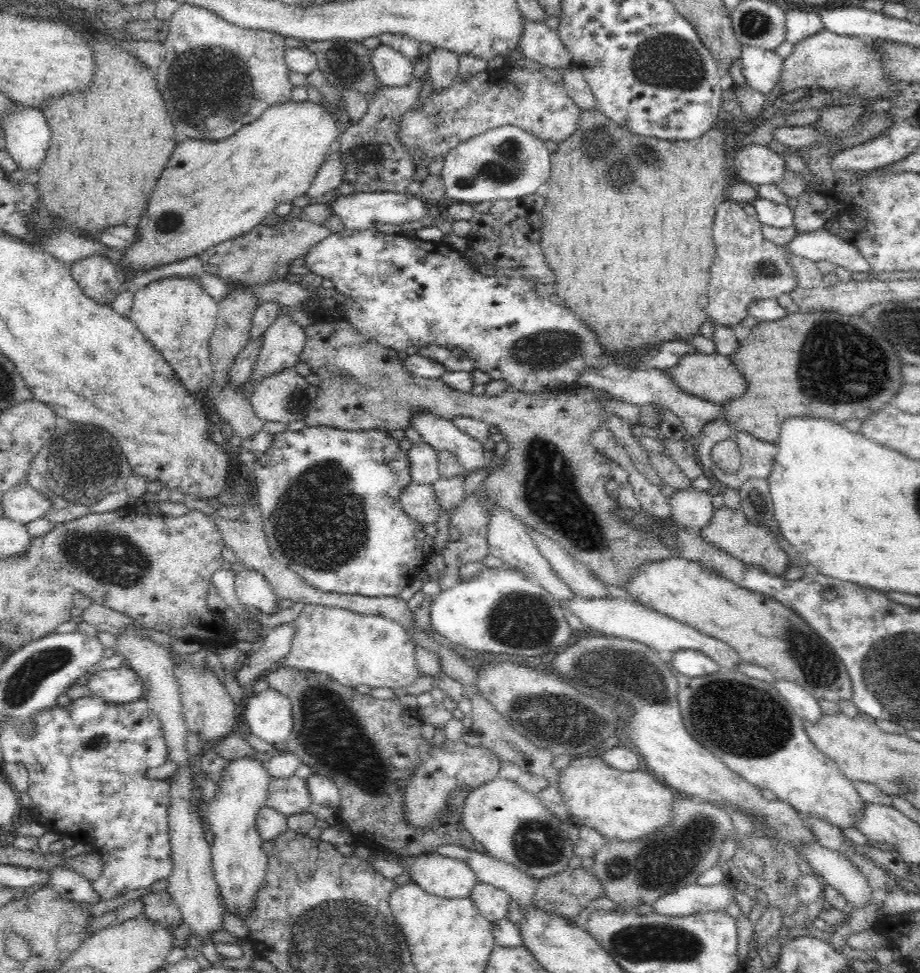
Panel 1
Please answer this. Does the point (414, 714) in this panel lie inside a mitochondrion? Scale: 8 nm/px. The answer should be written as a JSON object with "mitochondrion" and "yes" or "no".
{"mitochondrion":"no"}

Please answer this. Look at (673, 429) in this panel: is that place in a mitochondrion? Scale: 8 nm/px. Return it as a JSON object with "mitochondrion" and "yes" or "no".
{"mitochondrion":"no"}

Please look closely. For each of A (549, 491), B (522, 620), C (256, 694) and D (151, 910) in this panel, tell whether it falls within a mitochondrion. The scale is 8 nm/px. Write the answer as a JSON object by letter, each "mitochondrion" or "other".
{"A":"mitochondrion","B":"mitochondrion","C":"other","D":"other"}

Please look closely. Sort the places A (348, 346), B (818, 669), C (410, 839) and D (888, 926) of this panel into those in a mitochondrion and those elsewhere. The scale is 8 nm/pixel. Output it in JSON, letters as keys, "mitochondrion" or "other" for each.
{"A":"other","B":"mitochondrion","C":"other","D":"other"}

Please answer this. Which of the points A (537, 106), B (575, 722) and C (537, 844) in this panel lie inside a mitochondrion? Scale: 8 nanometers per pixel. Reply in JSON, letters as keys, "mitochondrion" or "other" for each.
{"A":"other","B":"mitochondrion","C":"mitochondrion"}

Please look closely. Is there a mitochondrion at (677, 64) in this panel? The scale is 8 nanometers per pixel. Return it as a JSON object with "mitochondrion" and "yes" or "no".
{"mitochondrion":"yes"}

